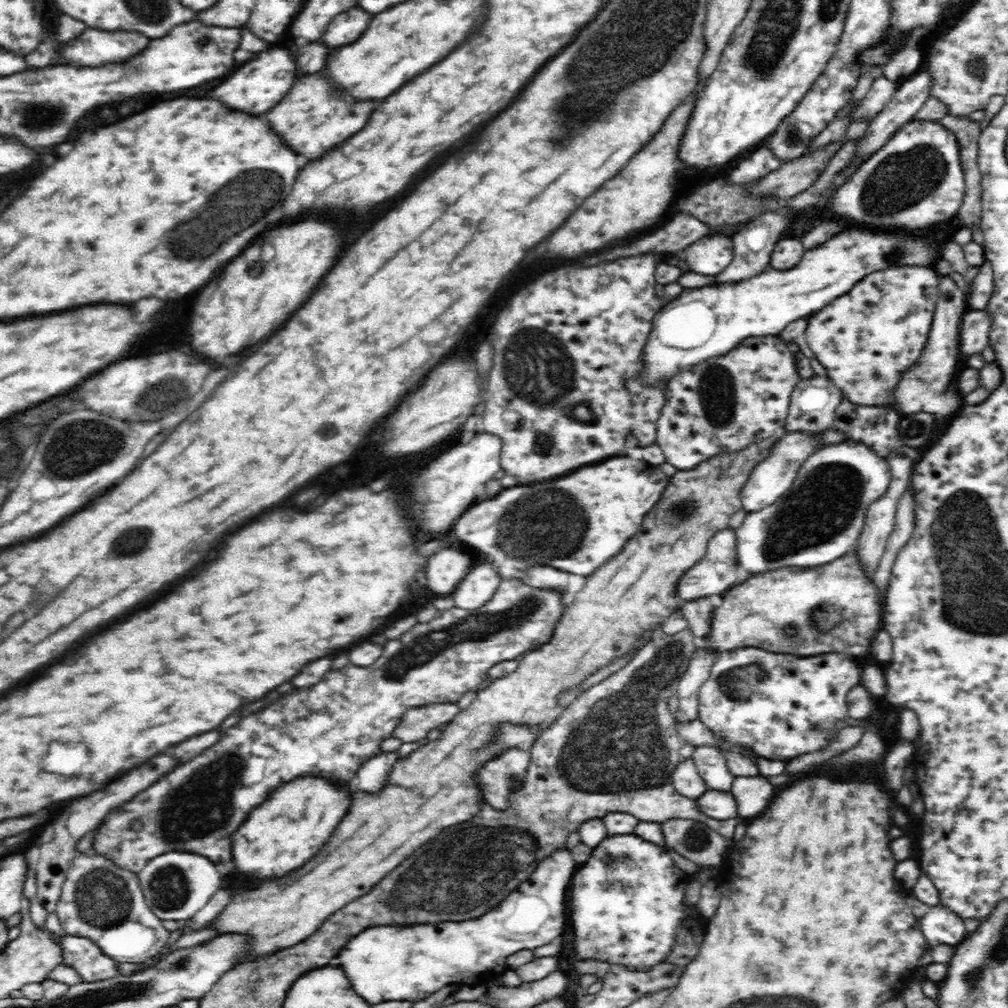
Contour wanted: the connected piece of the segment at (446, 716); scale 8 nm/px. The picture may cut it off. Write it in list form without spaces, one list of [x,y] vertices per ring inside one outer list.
[[[444,703],[443,705],[426,705],[408,710],[400,725],[392,732],[392,737],[402,742],[418,742],[426,739],[431,730],[442,724],[449,724],[461,712],[457,703]]]

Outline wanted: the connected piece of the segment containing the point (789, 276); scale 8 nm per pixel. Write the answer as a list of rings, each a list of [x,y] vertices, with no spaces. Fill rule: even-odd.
[[[853,226],[852,230],[844,230],[816,250],[805,250],[796,268],[776,270],[769,268],[764,274],[753,275],[737,283],[721,283],[705,285],[703,287],[684,289],[682,293],[668,302],[656,314],[652,321],[652,330],[645,339],[642,356],[642,370],[640,380],[644,386],[658,386],[664,384],[679,373],[686,372],[704,361],[716,357],[726,357],[743,341],[752,337],[778,336],[791,322],[800,318],[810,317],[827,306],[832,299],[846,294],[860,282],[861,278],[875,270],[884,270],[891,266],[927,266],[933,268],[940,257],[940,248],[945,241],[936,241],[934,232],[924,237],[900,238],[900,234],[881,234],[876,231],[859,230]]]

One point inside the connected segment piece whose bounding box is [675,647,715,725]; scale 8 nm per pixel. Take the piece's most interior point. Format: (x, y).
(698, 670)

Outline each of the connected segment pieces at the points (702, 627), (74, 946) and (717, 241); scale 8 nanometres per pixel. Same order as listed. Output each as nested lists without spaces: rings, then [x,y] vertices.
[[[708,595],[689,600],[683,604],[681,612],[688,621],[688,627],[697,638],[709,633],[710,615],[721,605],[723,595]]]
[[[66,935],[60,946],[63,964],[72,966],[84,982],[103,981],[119,974],[119,962],[106,956],[102,949],[88,938]]]
[[[710,235],[700,238],[696,244],[690,244],[690,246],[680,251],[678,256],[688,264],[690,271],[704,276],[716,276],[732,262],[732,258],[734,258],[732,250],[733,241],[730,237],[726,235]]]

